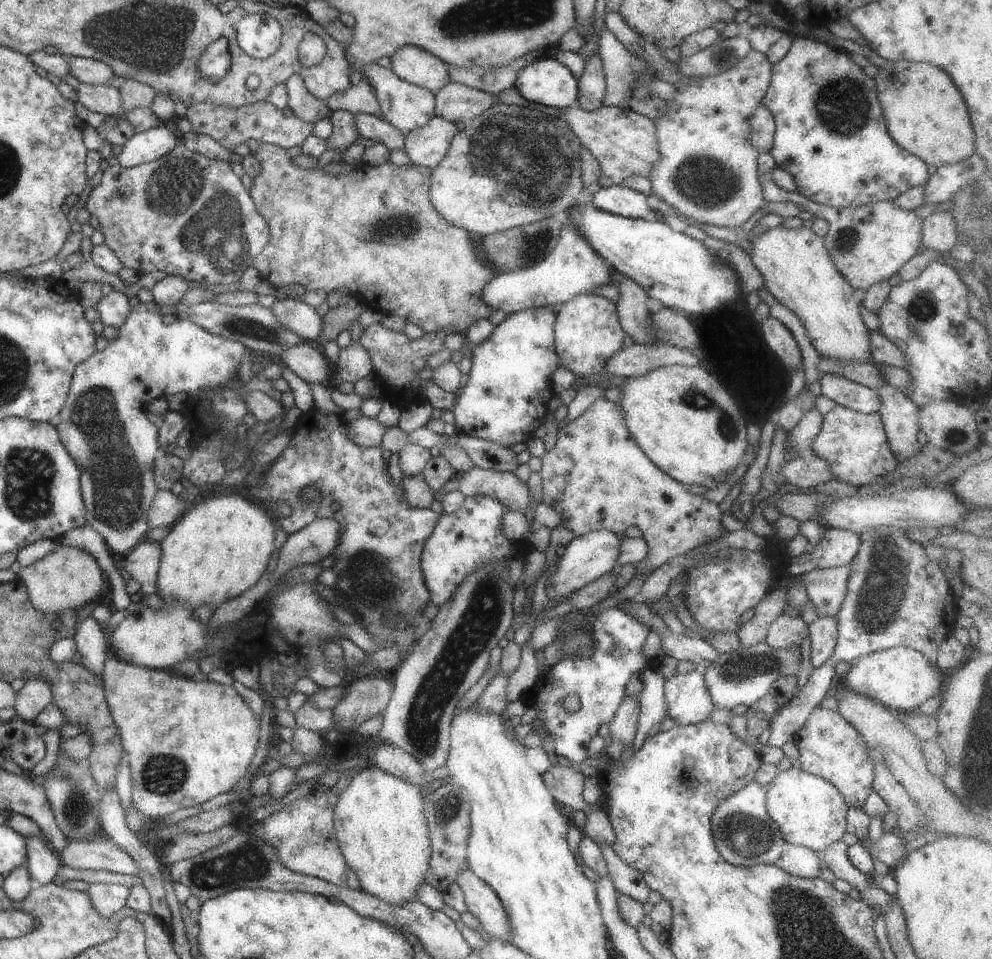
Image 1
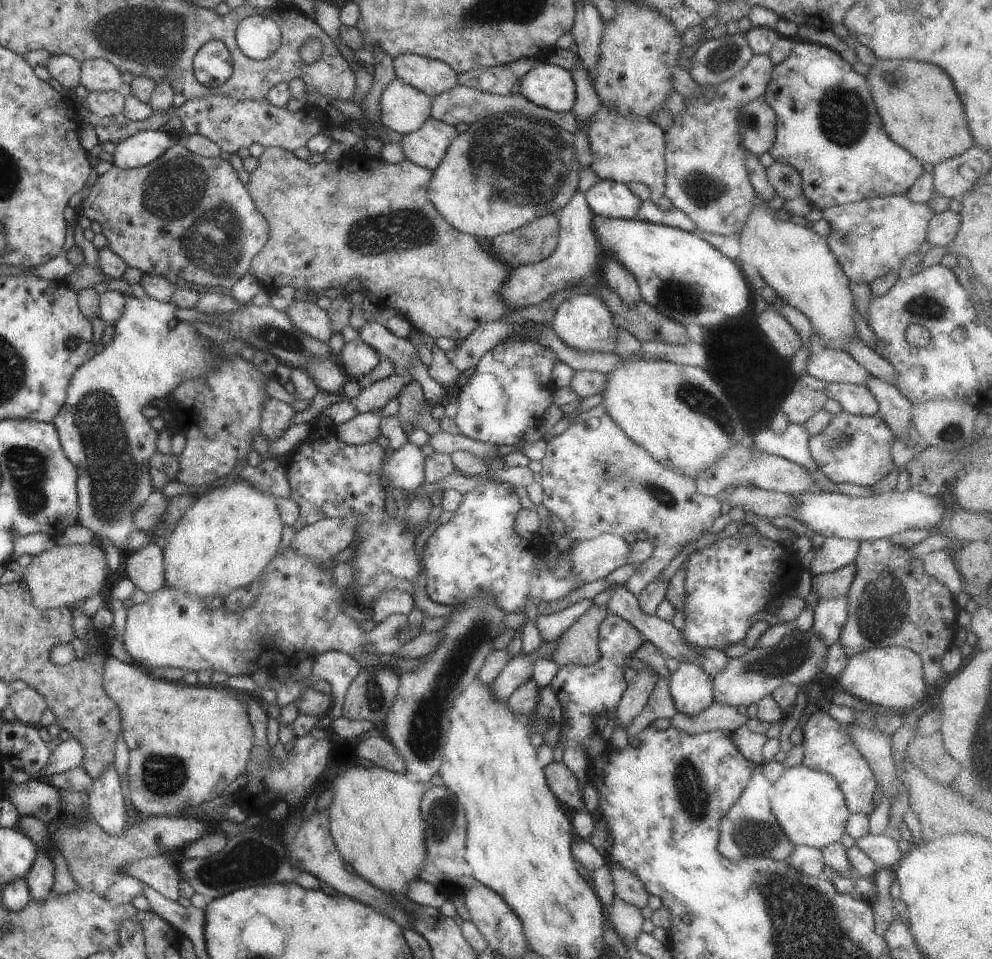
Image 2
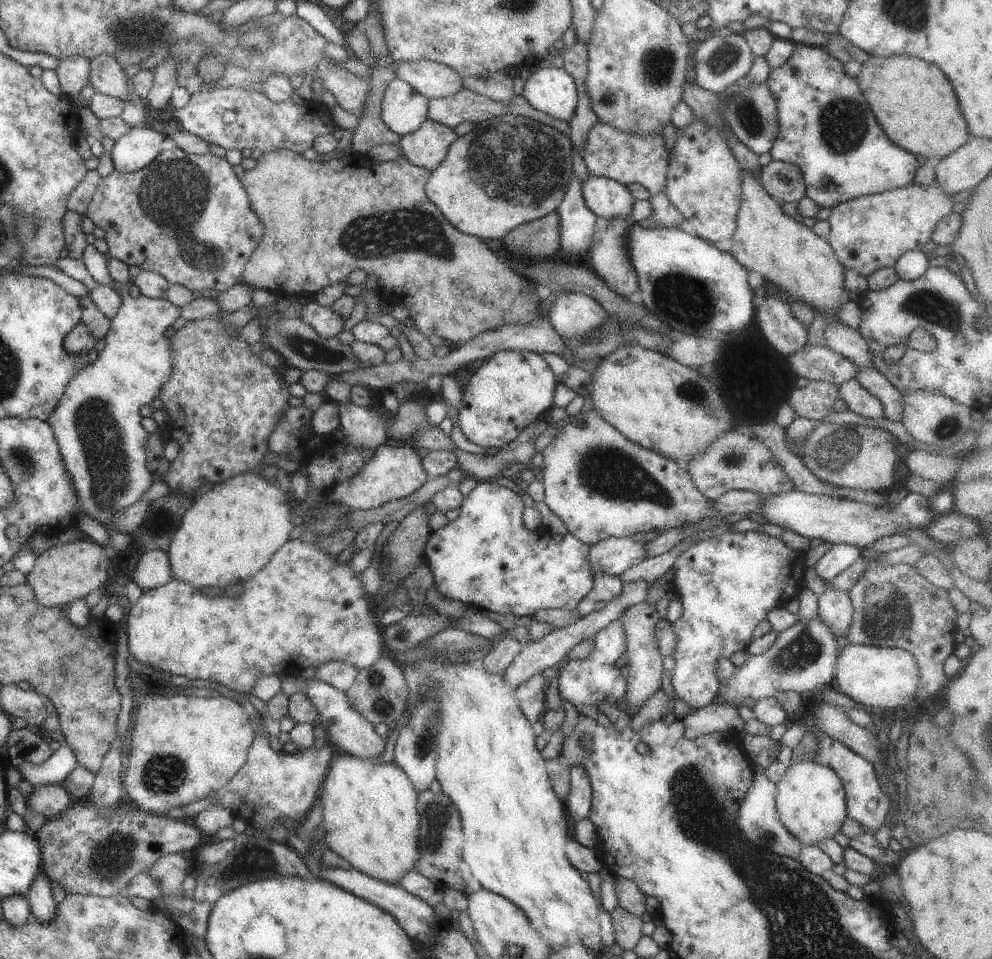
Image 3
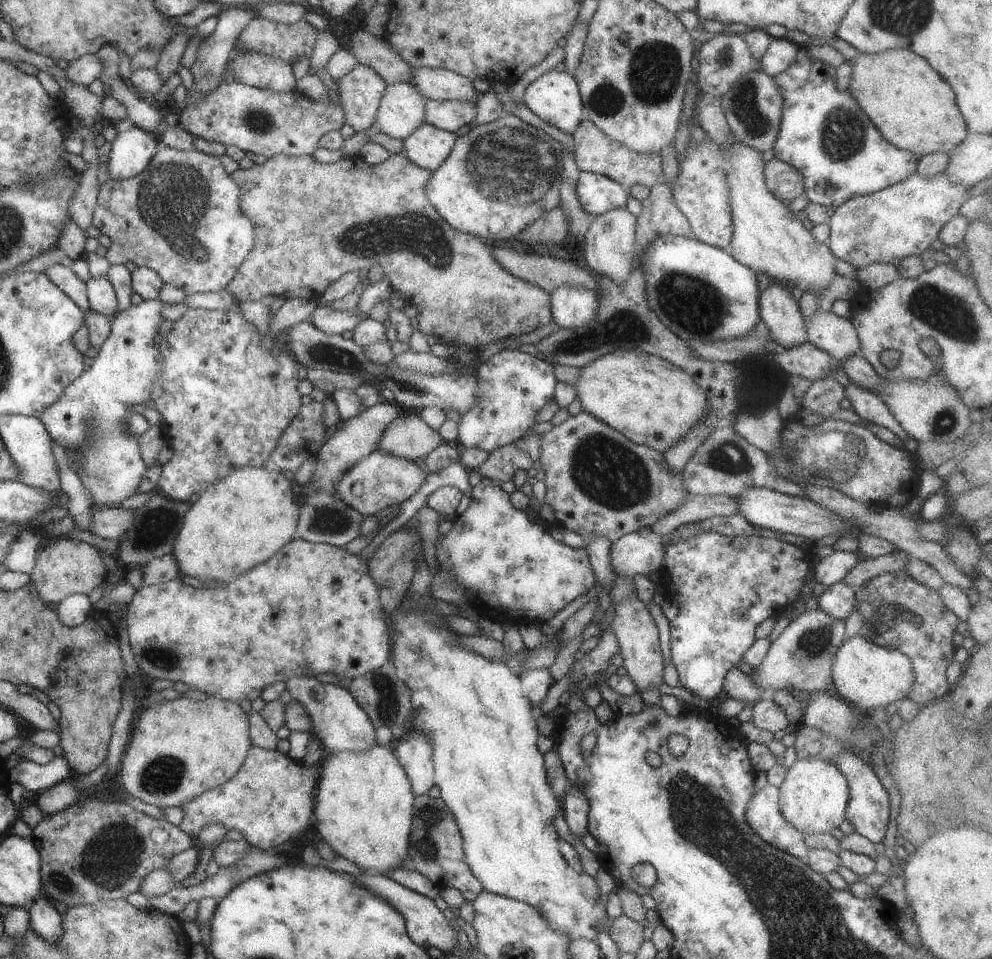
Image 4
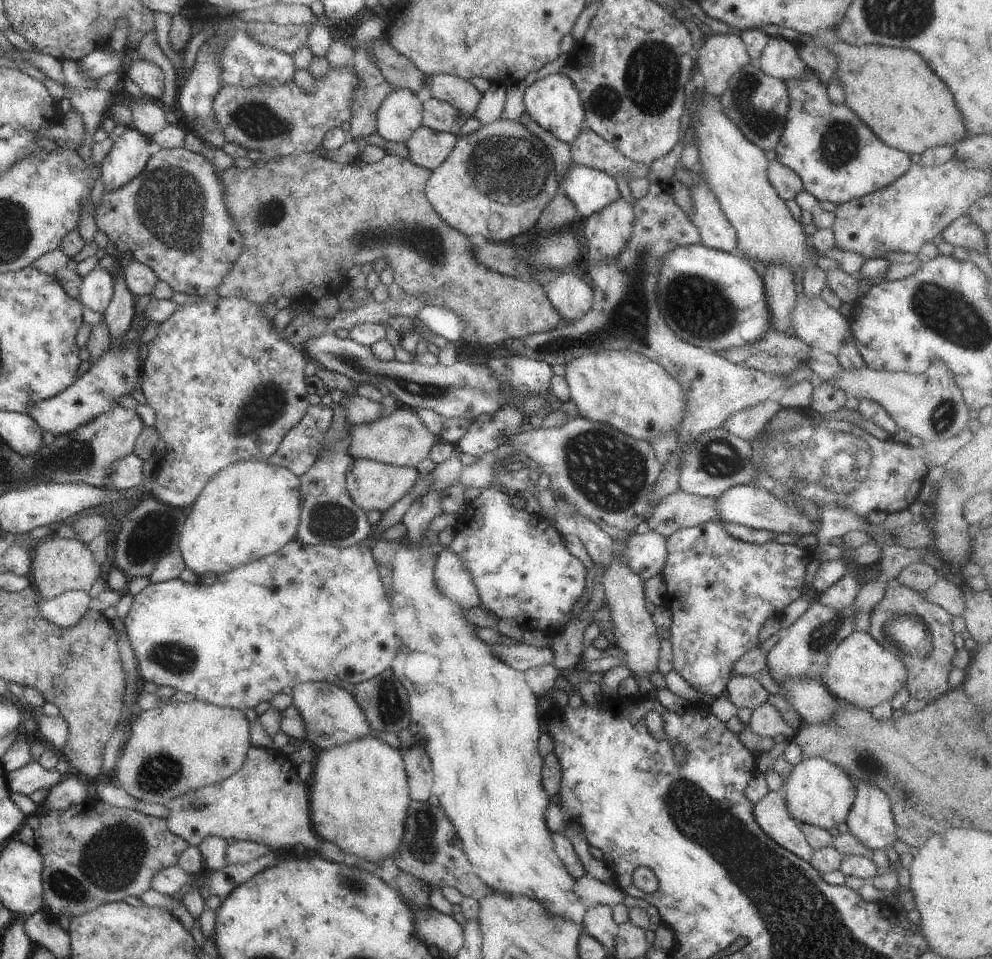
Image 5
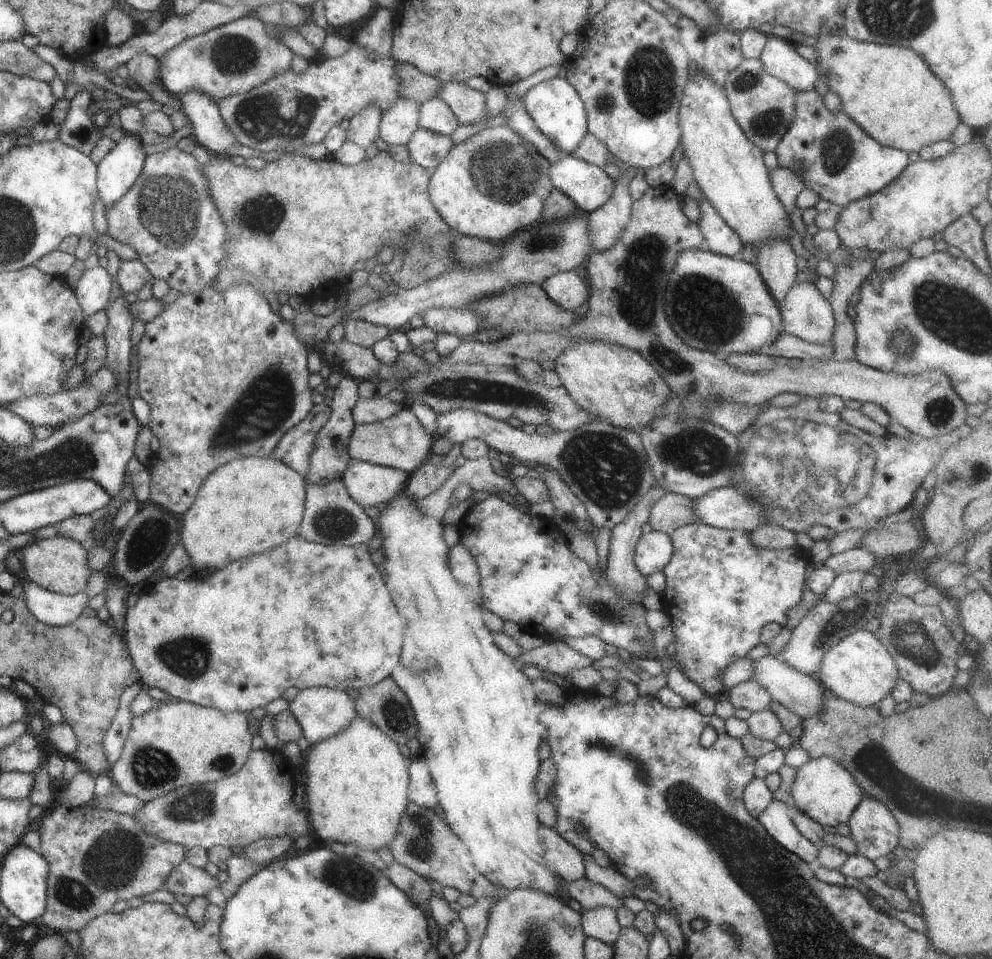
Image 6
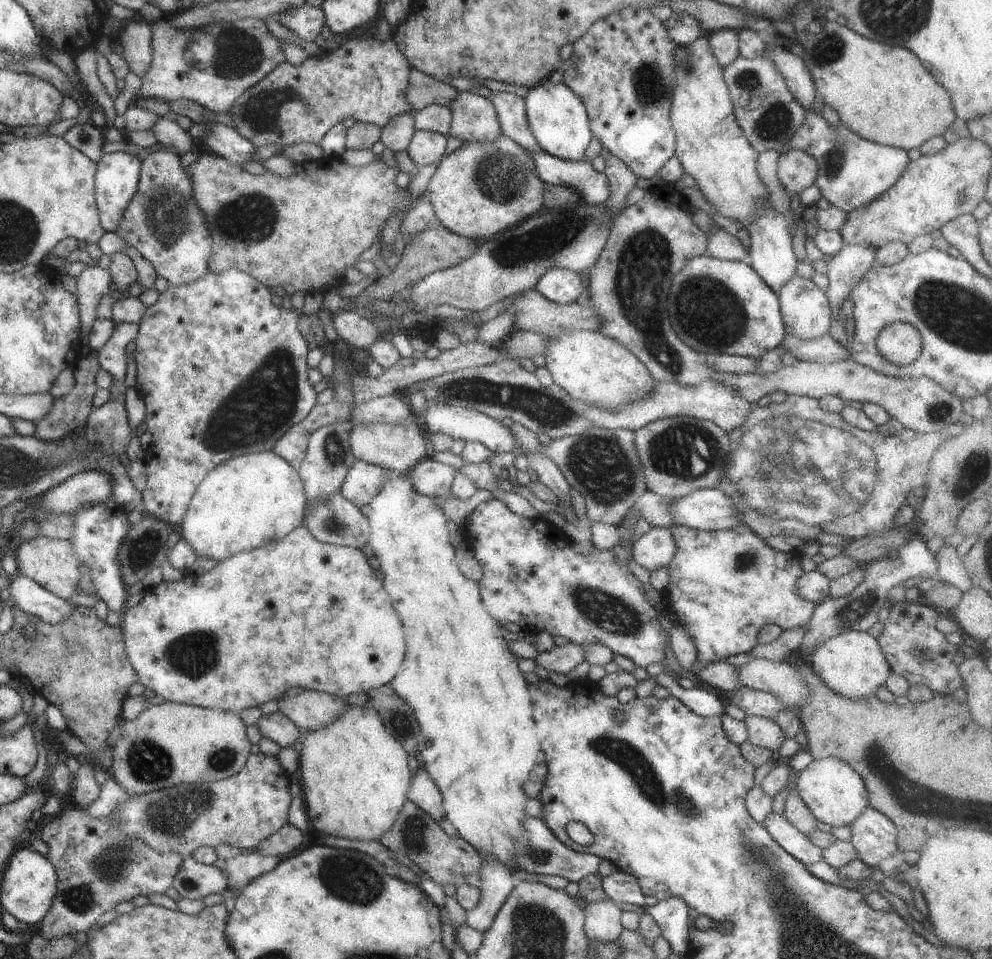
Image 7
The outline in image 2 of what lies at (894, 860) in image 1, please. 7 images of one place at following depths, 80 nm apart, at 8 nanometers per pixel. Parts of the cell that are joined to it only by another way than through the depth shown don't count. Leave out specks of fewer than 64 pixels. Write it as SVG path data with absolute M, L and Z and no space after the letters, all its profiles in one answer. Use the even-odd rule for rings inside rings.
M867 832L854 841L854 845L864 852L877 868L891 869L903 855L897 849L895 840L887 834L872 835Z

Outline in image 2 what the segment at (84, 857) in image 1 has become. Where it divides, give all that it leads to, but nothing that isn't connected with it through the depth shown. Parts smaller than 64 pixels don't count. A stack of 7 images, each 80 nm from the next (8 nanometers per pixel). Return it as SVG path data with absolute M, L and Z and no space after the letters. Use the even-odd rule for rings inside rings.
M159 854L125 863L121 874L142 881L161 896L168 898L169 901L175 903L178 898L177 886L181 878L178 873L178 864L169 854L167 858Z

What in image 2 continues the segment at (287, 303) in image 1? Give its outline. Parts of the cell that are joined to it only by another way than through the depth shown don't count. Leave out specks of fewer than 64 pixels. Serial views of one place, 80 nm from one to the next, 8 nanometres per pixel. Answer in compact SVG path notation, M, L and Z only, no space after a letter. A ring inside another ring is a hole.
M293 299L283 313L297 330L307 333L315 340L325 342L333 334L326 311L309 301Z

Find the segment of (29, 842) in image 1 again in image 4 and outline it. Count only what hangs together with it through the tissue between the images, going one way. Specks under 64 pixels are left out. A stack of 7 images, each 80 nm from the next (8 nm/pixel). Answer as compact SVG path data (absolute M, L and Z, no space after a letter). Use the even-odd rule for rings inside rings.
M40 890L28 908L28 927L40 937L49 941L56 941L60 933L61 915L53 907L53 900L45 896Z

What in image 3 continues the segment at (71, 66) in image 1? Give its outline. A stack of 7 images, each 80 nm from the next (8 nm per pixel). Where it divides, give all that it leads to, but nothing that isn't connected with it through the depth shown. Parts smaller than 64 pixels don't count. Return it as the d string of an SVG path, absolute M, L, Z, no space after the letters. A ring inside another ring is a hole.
M101 53L90 60L86 84L89 84L95 93L111 95L124 102L128 94L122 69L123 66L114 58Z

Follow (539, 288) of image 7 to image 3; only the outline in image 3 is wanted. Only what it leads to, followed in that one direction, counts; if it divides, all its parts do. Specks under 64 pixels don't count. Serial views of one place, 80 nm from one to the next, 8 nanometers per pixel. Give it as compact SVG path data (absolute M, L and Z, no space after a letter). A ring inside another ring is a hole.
M566 292L557 294L546 318L561 339L572 339L589 335L606 316L595 299L580 292Z

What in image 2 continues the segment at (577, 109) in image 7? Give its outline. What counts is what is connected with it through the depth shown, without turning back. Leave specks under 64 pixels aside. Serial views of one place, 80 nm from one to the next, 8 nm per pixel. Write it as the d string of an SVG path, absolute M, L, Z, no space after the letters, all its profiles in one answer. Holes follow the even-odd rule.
M538 62L520 77L518 92L535 106L562 113L570 111L575 102L574 88L569 71Z

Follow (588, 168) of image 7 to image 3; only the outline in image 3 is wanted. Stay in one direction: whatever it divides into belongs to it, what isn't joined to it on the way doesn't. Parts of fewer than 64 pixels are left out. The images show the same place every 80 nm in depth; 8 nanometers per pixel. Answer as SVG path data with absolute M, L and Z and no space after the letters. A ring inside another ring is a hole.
M589 175L581 183L581 196L585 206L605 219L629 217L635 201L627 187L605 177Z

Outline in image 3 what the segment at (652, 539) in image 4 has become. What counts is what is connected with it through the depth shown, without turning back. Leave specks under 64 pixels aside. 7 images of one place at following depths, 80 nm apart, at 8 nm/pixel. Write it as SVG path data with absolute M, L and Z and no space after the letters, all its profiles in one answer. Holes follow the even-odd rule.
M609 537L588 545L586 563L592 575L619 575L627 568L647 558L645 542L634 542L631 537Z

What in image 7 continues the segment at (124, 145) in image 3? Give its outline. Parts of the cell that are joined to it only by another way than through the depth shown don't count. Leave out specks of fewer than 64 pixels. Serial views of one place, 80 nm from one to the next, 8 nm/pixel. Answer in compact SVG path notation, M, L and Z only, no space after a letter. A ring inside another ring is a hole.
M113 152L103 154L96 163L94 175L94 204L97 210L99 226L103 232L114 231L115 224L121 220L121 214L129 200L133 198L137 190L138 173L140 170L140 159L129 152Z

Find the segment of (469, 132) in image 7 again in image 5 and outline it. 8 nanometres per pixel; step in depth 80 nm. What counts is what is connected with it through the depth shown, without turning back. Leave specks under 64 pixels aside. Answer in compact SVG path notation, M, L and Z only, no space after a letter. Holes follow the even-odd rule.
M448 74L429 75L424 86L431 99L446 102L468 117L472 116L482 95L468 80Z

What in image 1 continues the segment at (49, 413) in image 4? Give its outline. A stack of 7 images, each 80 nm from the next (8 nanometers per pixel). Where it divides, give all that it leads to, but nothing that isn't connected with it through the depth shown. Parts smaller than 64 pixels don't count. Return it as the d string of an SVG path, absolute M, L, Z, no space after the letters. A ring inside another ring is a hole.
M131 302L127 318L118 328L117 338L73 369L66 399L52 421L61 446L79 469L78 483L84 506L84 524L103 537L115 558L128 553L143 541L145 532L149 530L145 513L158 489L152 471L155 453L159 449L158 430L156 424L145 417L147 402L181 391L195 395L197 391L225 383L237 373L243 353L247 351L239 341L207 332L187 319L170 318L167 324L163 324L163 316L157 313L159 306L154 302Z

